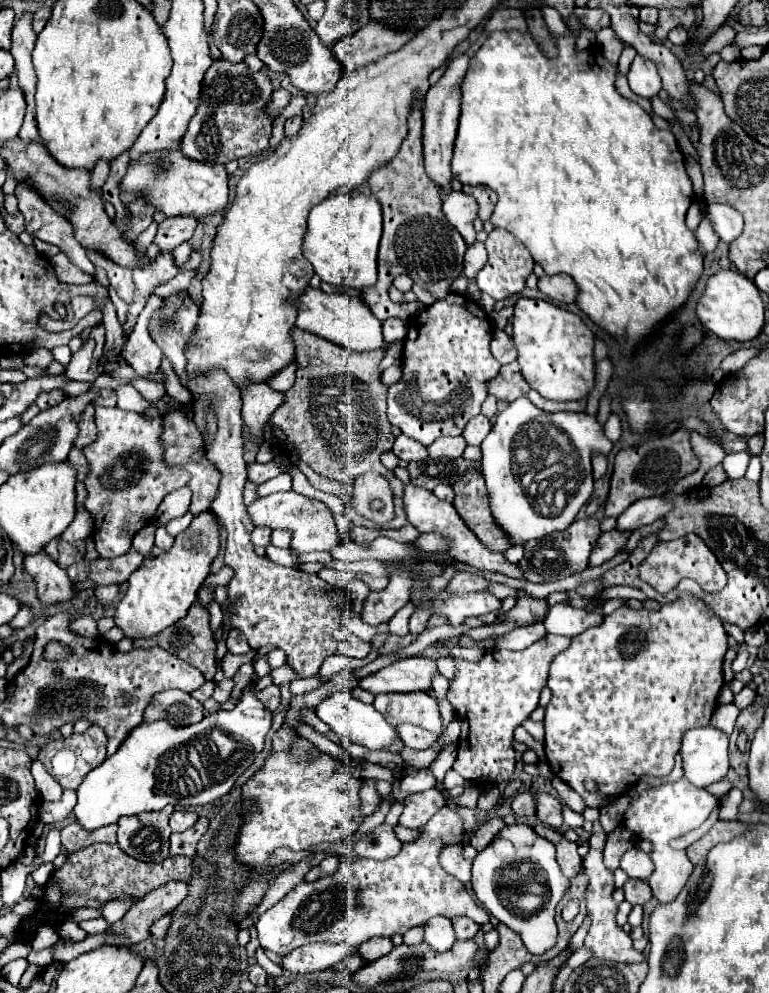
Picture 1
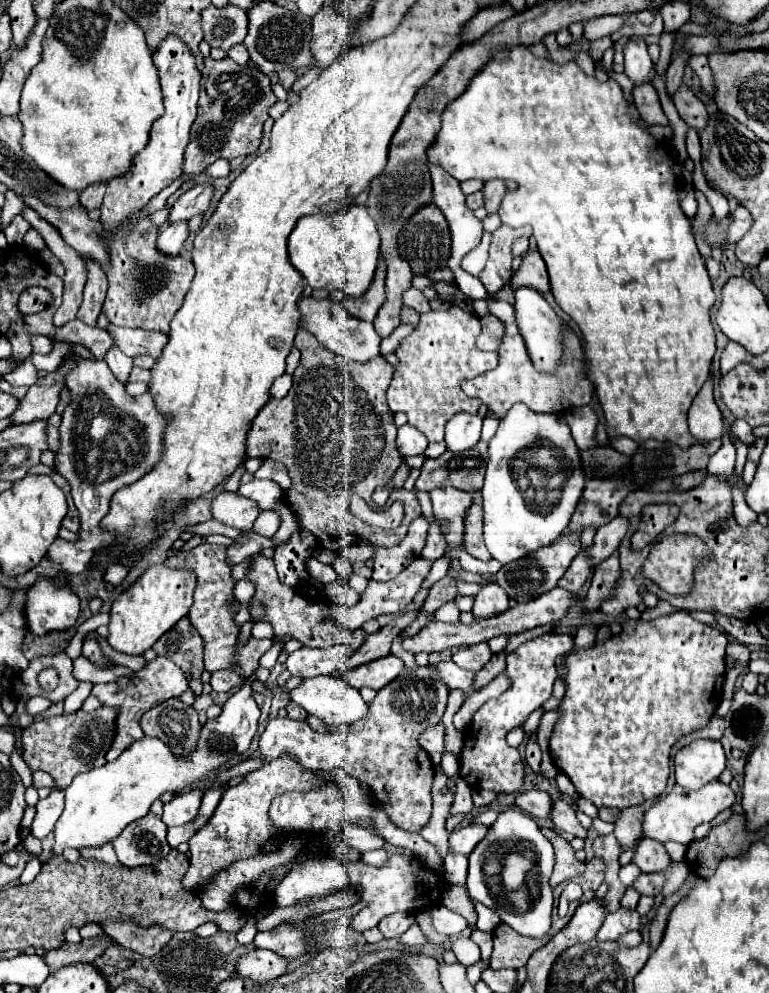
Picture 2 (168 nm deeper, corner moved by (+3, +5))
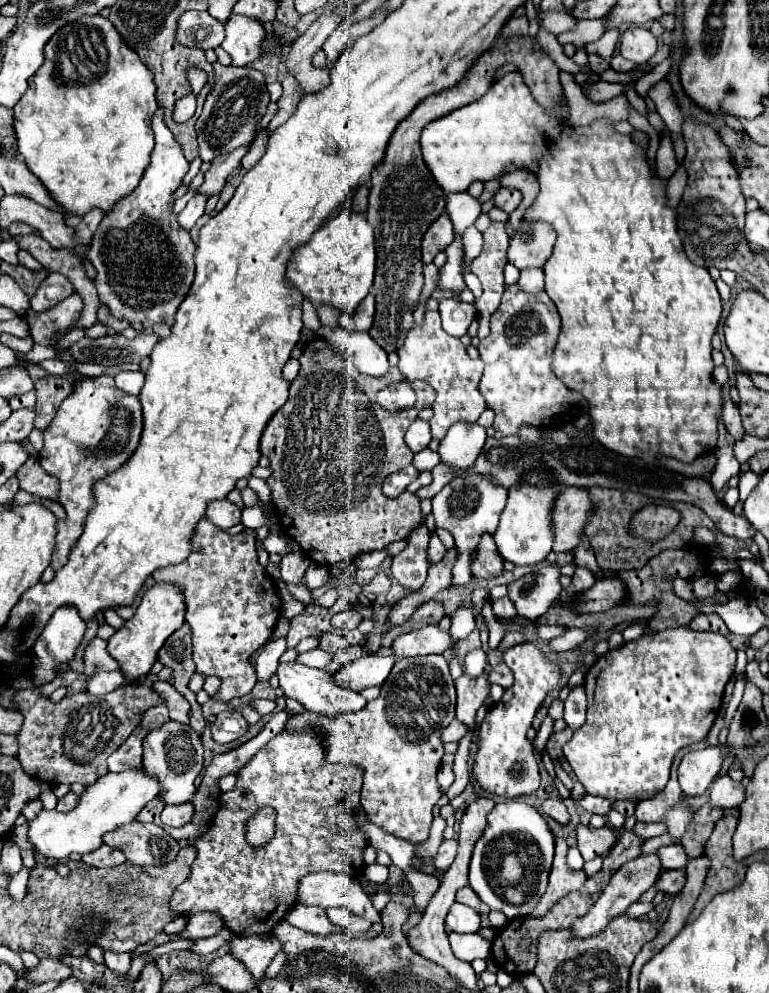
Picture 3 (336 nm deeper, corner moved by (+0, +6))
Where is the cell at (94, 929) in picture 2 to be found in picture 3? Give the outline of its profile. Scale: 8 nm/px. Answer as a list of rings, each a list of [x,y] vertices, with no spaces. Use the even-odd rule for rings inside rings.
[[[104,954],[104,964],[114,974],[126,974],[130,968],[132,956],[130,954]]]

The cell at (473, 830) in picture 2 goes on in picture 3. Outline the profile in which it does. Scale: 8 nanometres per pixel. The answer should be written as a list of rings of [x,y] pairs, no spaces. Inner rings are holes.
[[[444,840],[438,848],[438,854],[434,856],[434,866],[442,872],[446,872],[456,856],[456,850],[458,850],[458,842],[456,840]]]

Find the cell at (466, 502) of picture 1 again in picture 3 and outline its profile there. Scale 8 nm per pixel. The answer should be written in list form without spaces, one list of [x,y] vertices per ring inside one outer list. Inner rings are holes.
[[[492,536],[482,538],[478,546],[478,558],[472,564],[472,574],[476,578],[494,578],[500,576],[502,570],[504,570],[504,560],[498,554],[494,538]]]

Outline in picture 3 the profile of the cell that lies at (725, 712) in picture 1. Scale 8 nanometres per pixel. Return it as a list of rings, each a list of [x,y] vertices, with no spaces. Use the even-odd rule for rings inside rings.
[[[698,742],[694,746],[687,746],[682,748],[674,757],[670,779],[666,788],[662,792],[658,792],[654,798],[648,798],[644,802],[640,802],[636,806],[636,820],[644,820],[644,822],[660,822],[664,818],[664,814],[682,798],[682,790],[680,790],[680,784],[678,784],[677,769],[681,762],[681,759],[690,751],[688,750],[700,750],[706,748],[706,742]]]

